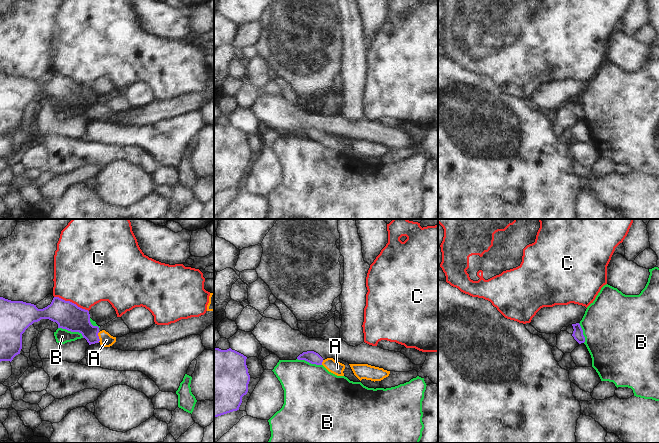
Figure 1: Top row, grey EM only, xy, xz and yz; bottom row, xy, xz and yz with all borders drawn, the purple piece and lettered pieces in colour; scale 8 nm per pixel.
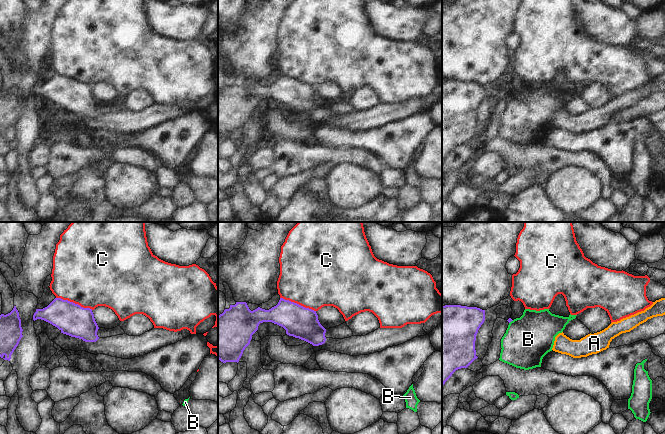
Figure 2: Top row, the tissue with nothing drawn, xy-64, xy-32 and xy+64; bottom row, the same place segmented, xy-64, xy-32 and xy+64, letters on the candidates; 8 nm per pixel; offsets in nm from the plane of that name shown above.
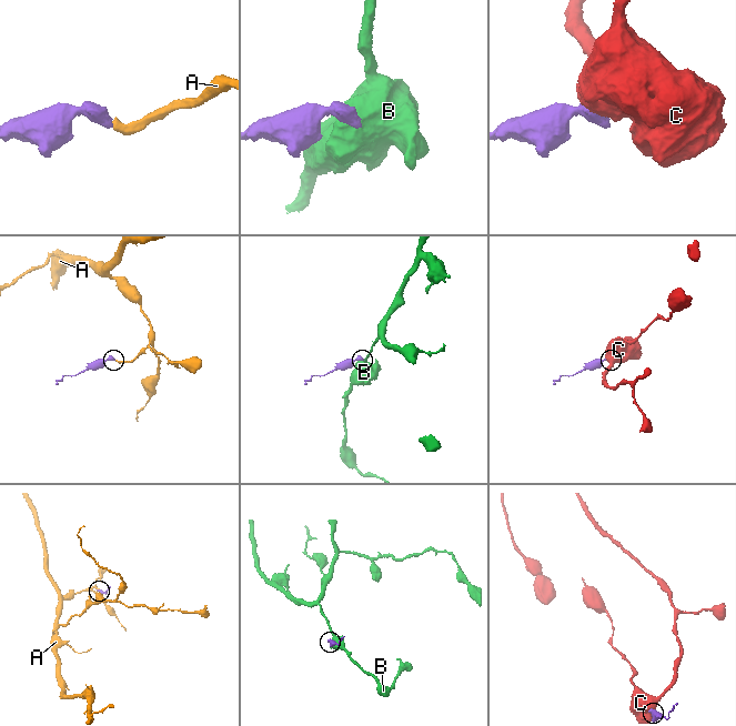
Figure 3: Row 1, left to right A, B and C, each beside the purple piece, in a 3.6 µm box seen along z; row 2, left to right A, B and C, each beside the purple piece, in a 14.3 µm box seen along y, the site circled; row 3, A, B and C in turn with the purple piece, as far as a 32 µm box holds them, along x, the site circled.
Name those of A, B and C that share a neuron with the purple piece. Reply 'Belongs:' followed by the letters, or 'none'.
Belongs: A

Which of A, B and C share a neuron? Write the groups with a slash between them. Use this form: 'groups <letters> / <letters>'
groups A / B / C

